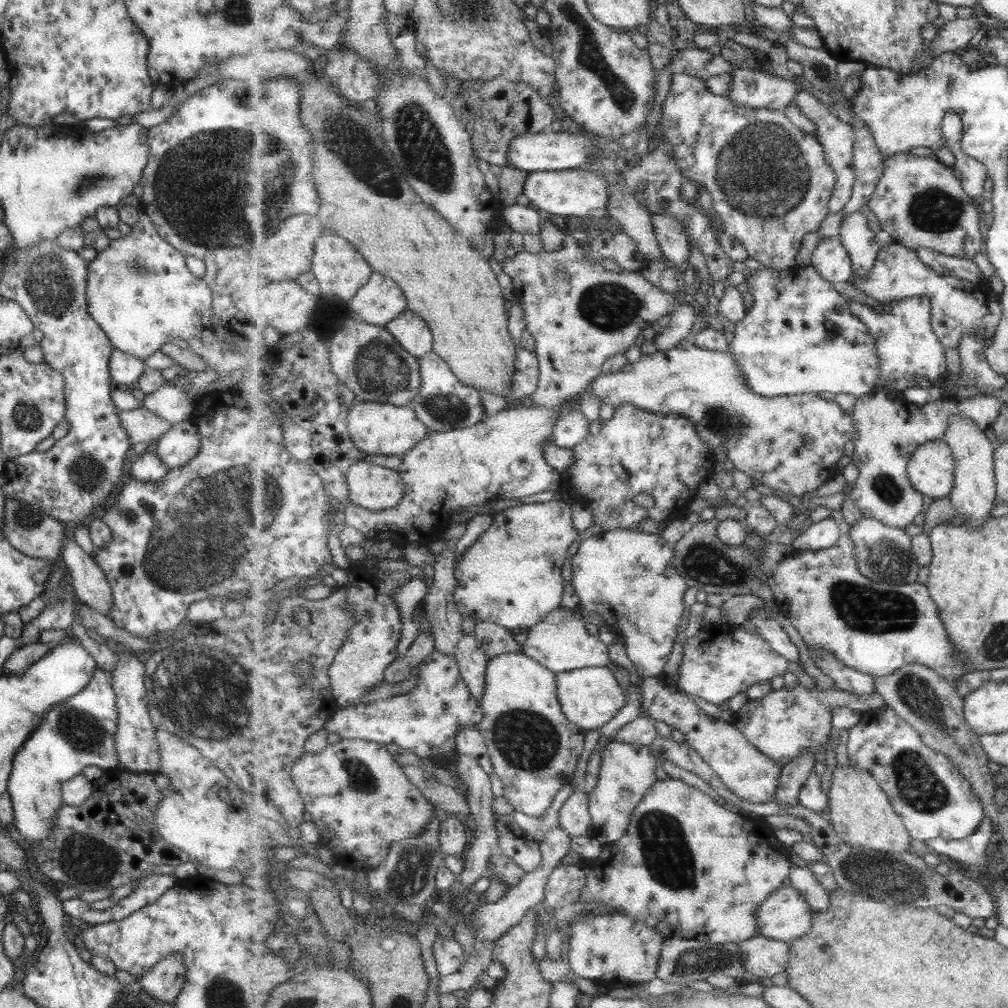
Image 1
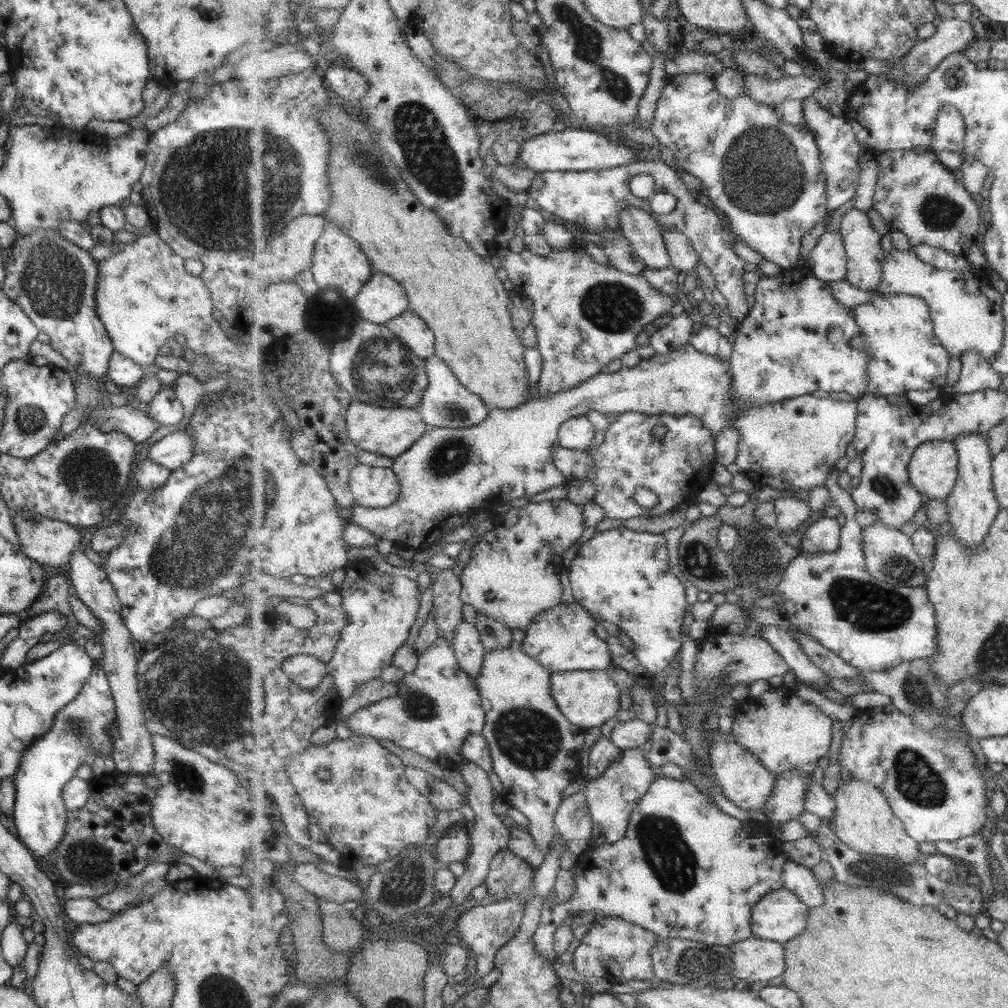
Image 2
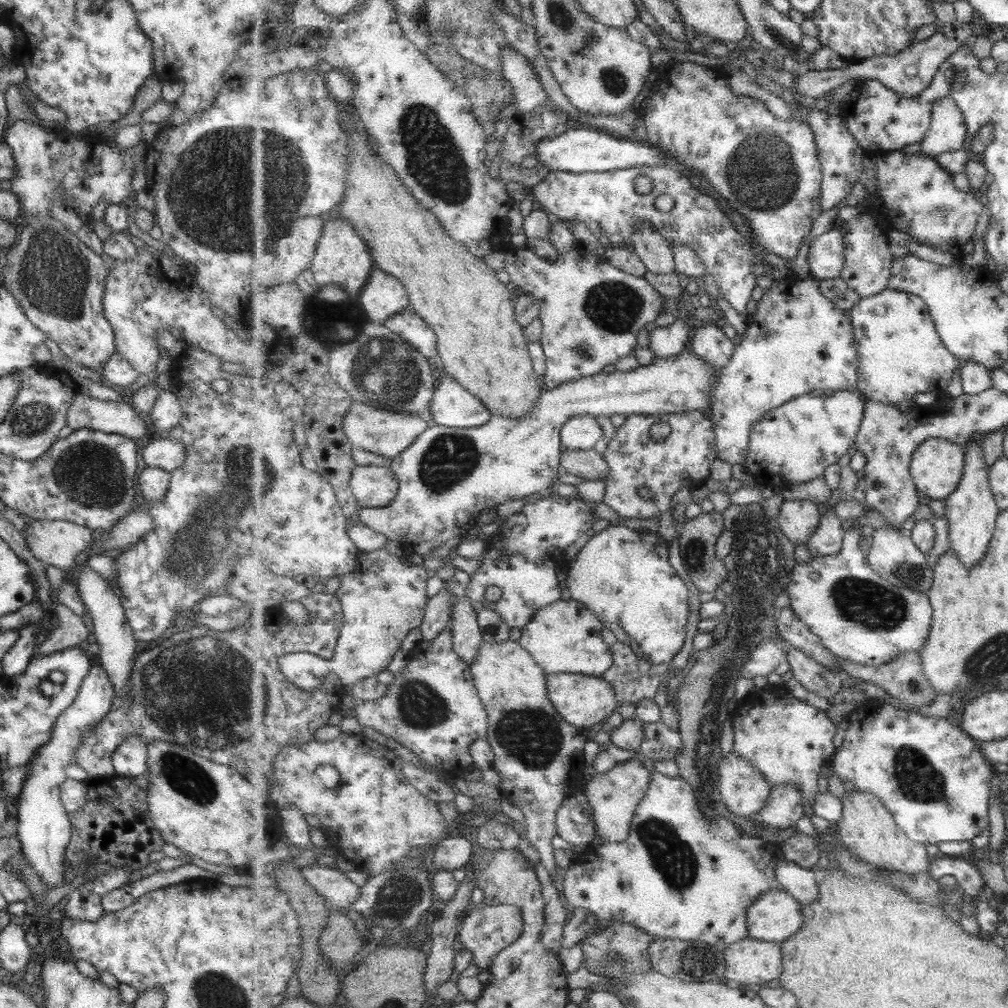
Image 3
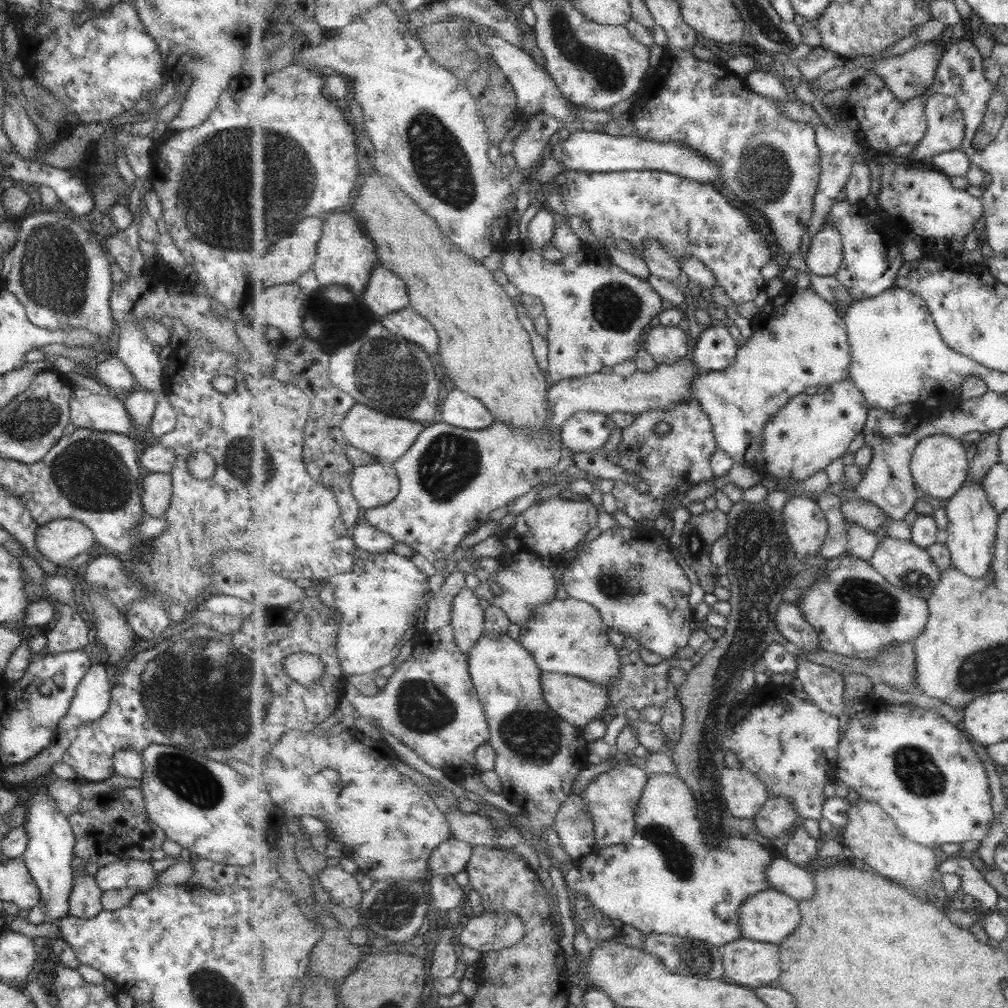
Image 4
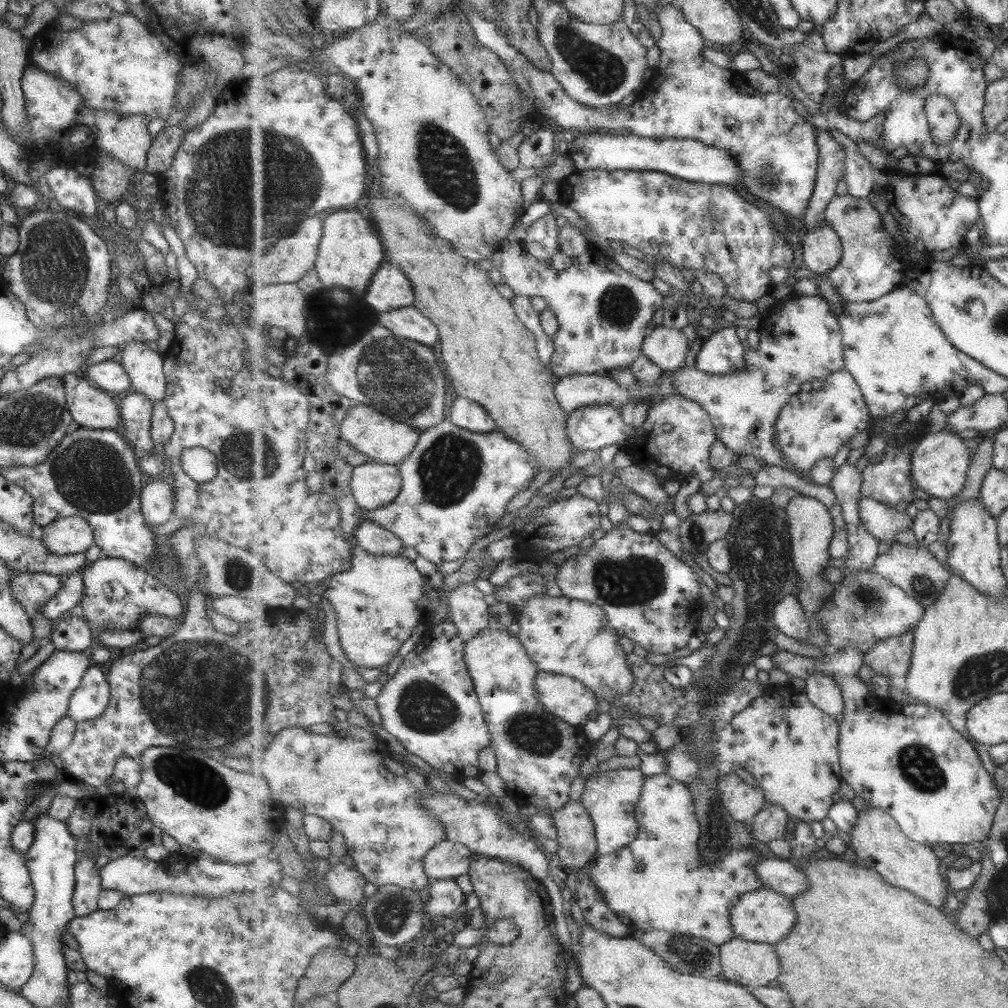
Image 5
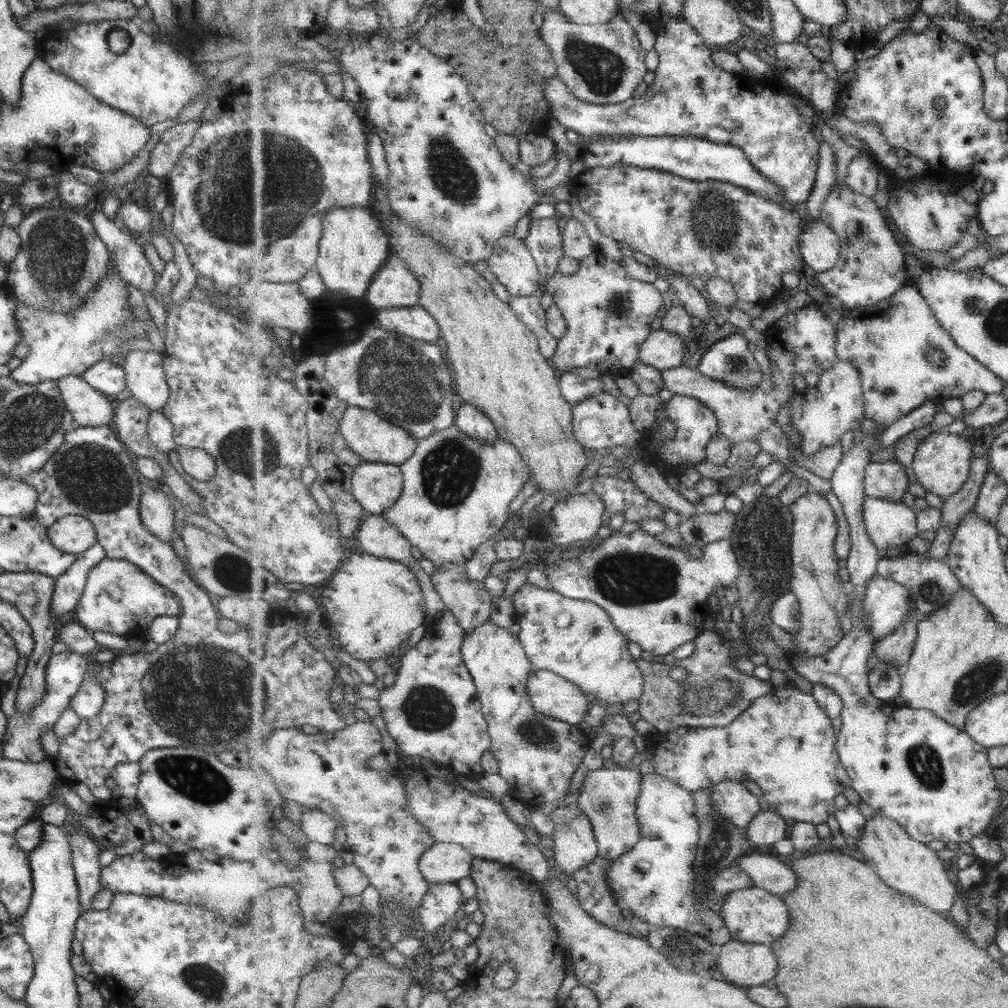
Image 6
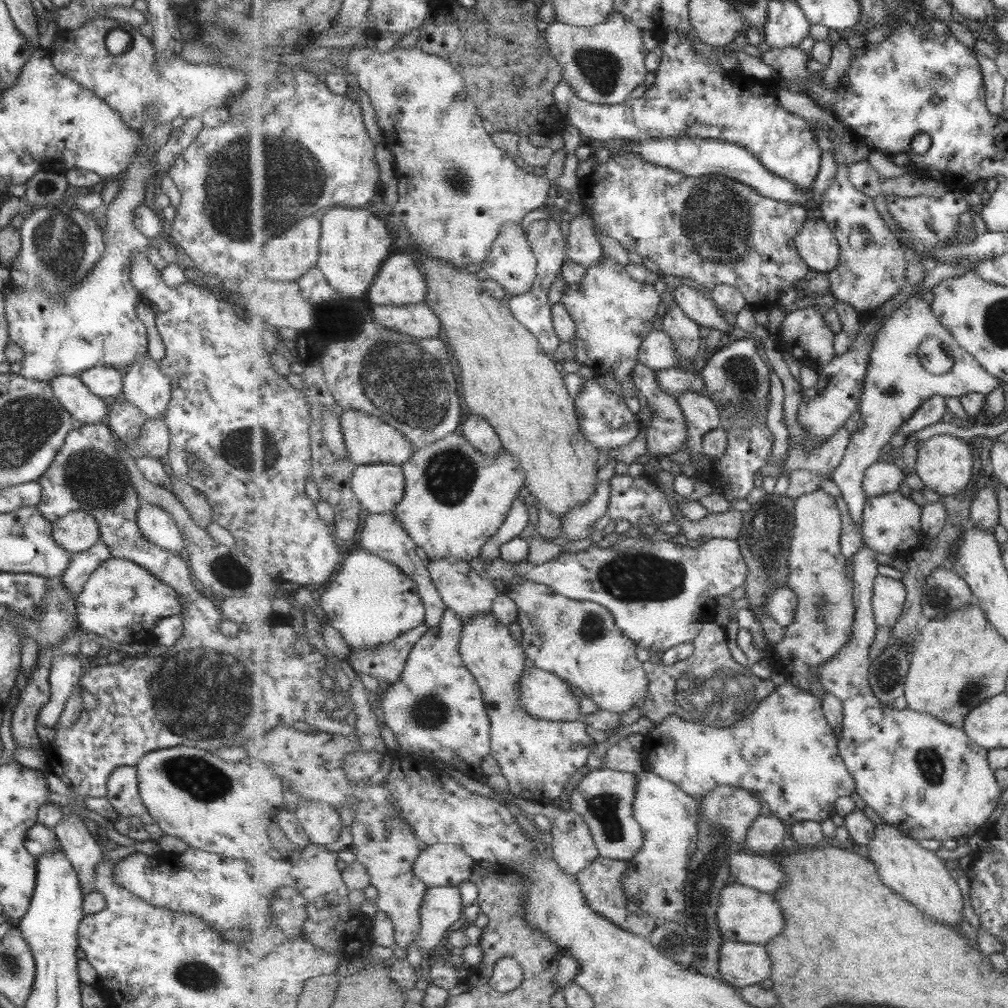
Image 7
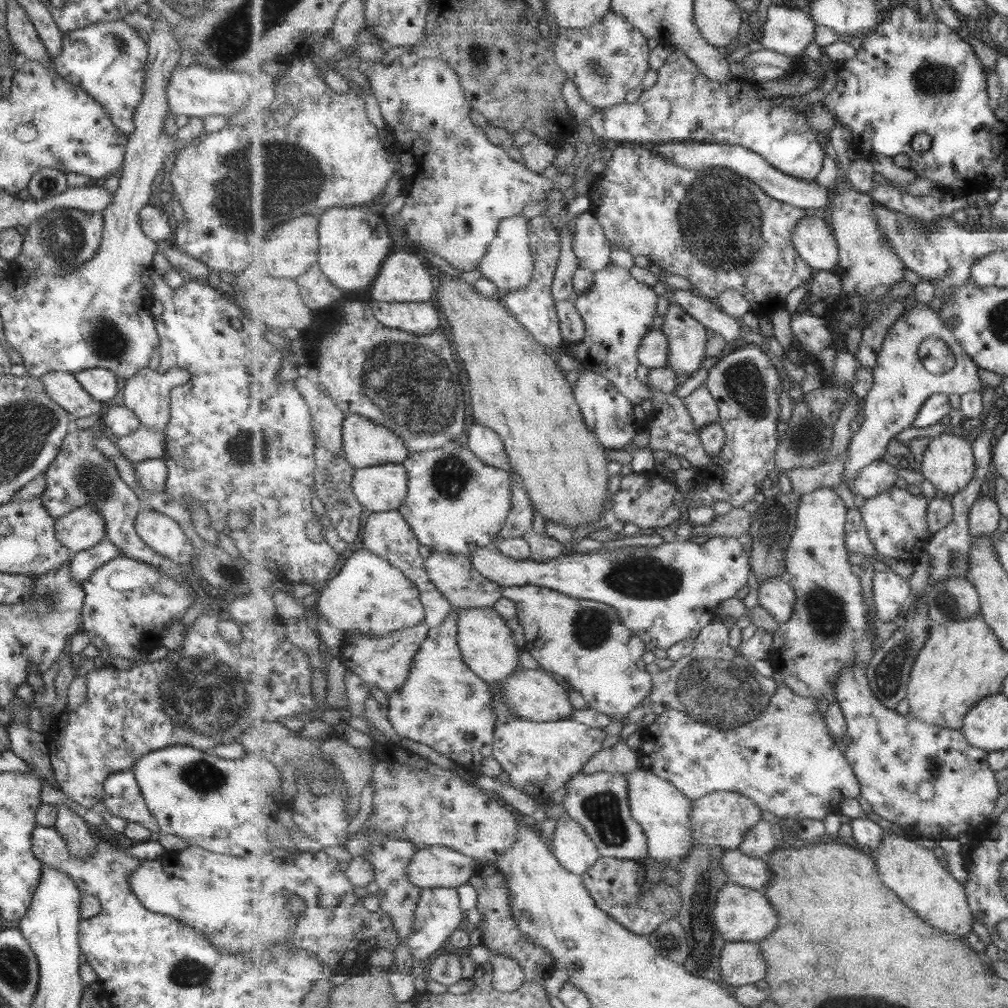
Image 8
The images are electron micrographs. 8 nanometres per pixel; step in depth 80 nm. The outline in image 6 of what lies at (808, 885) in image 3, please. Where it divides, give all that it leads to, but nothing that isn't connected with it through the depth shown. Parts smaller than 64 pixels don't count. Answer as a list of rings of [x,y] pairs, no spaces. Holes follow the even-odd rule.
[[[754,852],[752,855],[745,854],[736,864],[751,877],[755,887],[771,891],[780,897],[797,888],[798,875],[789,865],[779,862],[774,856]]]

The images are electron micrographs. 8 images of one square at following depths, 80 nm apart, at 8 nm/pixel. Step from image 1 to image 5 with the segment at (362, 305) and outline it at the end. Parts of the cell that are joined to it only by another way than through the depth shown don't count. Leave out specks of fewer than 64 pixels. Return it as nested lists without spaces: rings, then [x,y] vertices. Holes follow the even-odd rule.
[[[385,260],[375,273],[365,300],[377,312],[389,312],[393,309],[413,306],[413,302],[417,300],[413,284],[405,270]]]

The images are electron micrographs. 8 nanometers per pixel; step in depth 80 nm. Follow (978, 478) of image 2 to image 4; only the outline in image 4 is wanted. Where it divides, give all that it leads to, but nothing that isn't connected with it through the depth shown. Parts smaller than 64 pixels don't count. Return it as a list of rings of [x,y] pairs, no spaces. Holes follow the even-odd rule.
[[[967,479],[961,489],[945,504],[948,517],[945,544],[951,554],[951,564],[976,579],[990,575],[995,558],[995,541],[998,537],[998,517],[983,483]]]

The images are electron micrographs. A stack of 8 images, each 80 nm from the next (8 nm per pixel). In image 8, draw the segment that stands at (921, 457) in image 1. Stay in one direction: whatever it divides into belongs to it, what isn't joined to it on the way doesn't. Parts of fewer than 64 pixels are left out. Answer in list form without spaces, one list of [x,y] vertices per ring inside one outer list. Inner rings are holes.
[[[941,433],[931,439],[925,452],[921,473],[935,486],[939,495],[951,497],[970,484],[976,475],[976,467],[973,442],[952,433]]]

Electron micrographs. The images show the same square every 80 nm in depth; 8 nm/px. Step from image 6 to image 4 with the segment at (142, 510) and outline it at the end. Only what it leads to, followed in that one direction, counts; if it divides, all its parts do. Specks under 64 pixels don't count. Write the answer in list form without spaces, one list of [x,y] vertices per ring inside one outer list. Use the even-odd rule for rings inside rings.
[[[147,471],[140,483],[142,510],[149,516],[161,518],[171,498],[170,475],[162,472]]]

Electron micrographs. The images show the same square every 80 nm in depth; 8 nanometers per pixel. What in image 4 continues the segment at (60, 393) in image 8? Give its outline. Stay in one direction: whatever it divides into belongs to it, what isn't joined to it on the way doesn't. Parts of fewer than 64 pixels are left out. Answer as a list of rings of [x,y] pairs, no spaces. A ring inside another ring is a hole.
[[[68,382],[71,395],[68,401],[70,423],[76,428],[88,428],[92,432],[133,436],[133,419],[125,405],[111,396],[92,394]]]

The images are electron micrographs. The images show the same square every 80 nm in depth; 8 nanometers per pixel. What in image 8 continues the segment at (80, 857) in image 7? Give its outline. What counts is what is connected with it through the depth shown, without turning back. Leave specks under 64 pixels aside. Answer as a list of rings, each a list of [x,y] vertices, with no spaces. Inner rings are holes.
[[[65,805],[57,806],[56,810],[55,831],[65,841],[72,855],[84,856],[96,847],[96,839],[91,834],[91,828],[83,819]]]

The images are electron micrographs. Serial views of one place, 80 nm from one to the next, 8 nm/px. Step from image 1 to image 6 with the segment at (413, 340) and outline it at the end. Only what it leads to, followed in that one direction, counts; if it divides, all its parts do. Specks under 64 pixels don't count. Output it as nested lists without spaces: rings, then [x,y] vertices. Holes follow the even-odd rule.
[[[405,306],[379,310],[379,324],[386,330],[427,343],[442,338],[441,328],[424,306]]]

